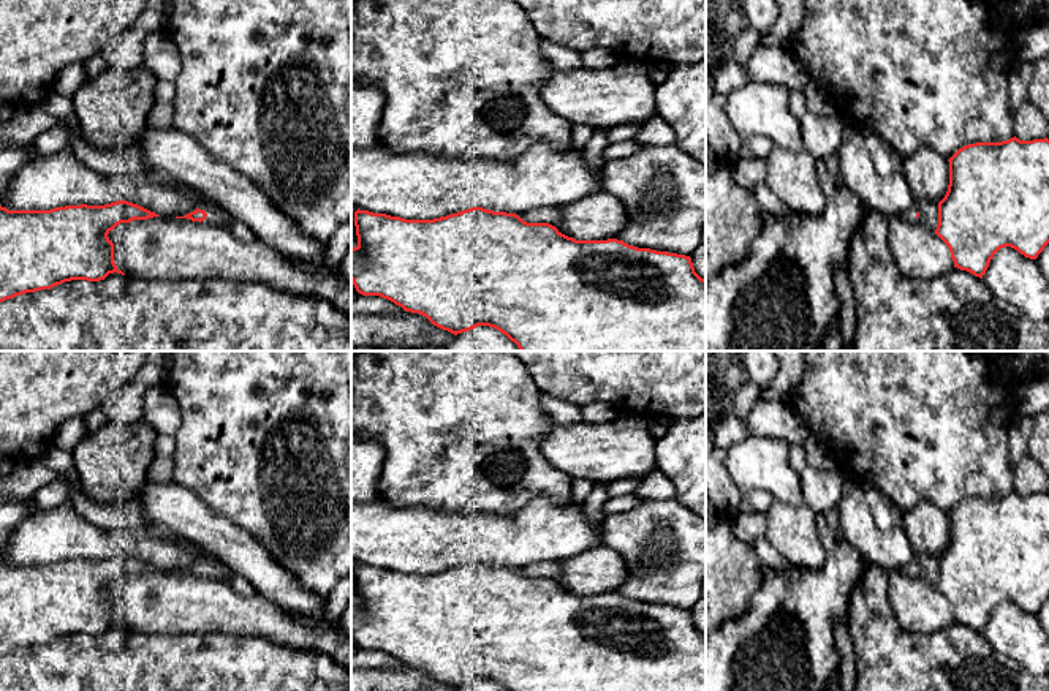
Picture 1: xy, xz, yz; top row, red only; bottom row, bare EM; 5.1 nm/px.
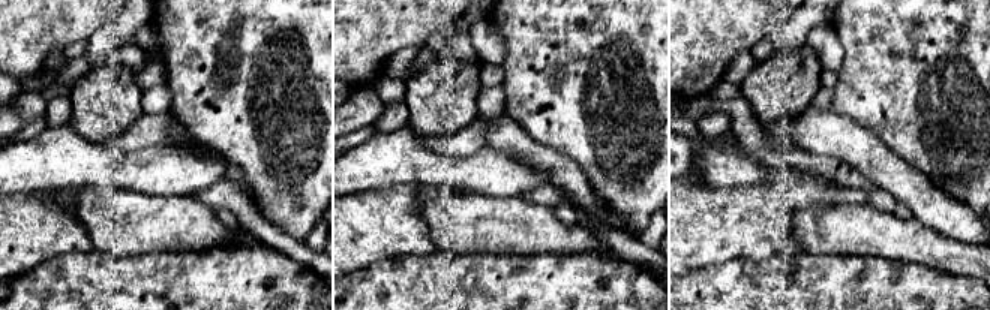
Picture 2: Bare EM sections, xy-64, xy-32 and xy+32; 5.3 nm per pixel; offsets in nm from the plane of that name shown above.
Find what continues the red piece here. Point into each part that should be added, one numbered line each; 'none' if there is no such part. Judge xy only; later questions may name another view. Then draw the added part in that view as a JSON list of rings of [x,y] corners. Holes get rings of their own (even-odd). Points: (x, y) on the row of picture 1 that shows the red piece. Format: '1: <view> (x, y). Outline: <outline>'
1: xy (214, 212). Outline: [[[207,204],[199,209],[207,213],[206,220],[210,220],[212,225],[215,225],[222,217],[225,217],[228,213],[226,210],[223,210],[222,207],[215,206],[215,204]]]

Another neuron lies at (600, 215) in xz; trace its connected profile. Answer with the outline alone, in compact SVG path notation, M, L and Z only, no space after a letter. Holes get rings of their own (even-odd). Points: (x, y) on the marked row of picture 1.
M604 190L565 204L560 212L562 220L555 228L576 240L617 239L628 223L627 209Z

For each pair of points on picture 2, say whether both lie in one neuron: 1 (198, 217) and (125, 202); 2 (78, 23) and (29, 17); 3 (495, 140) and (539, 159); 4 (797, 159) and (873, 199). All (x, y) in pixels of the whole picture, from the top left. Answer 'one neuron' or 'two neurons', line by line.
1: one neuron
2: one neuron
3: one neuron
4: one neuron

